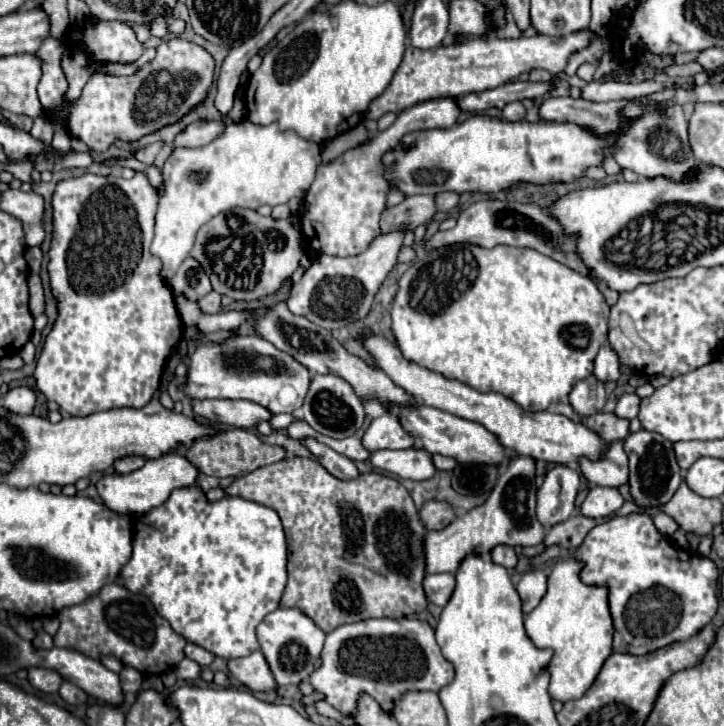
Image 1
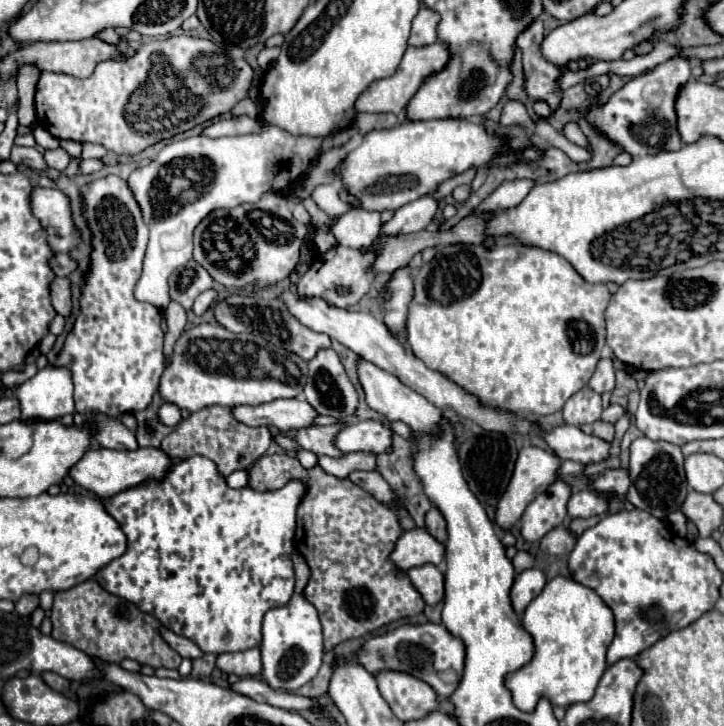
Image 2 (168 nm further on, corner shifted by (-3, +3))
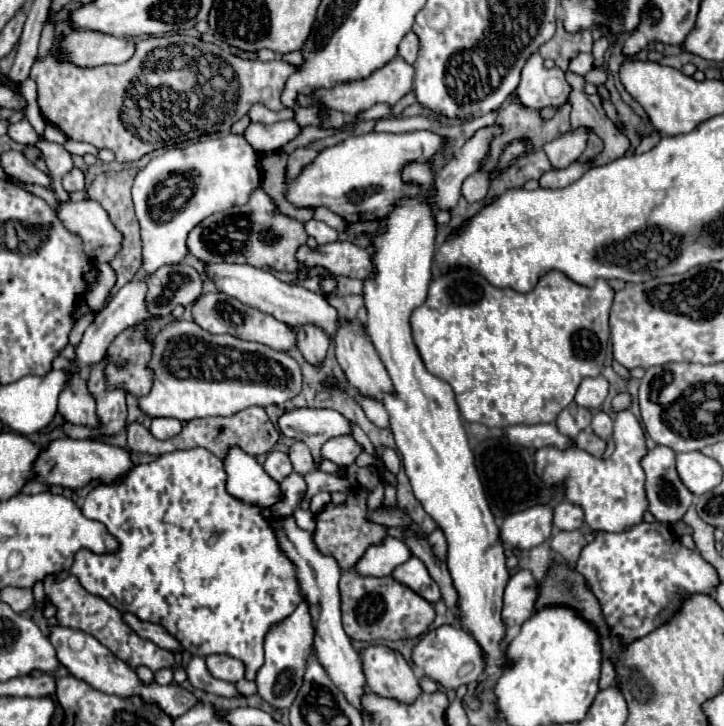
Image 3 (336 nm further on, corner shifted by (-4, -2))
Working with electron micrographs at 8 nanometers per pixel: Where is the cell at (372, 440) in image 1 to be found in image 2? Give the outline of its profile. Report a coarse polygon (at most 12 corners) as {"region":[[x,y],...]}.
{"region":[[379,421],[341,429],[333,443],[341,453],[391,445],[391,431]]}

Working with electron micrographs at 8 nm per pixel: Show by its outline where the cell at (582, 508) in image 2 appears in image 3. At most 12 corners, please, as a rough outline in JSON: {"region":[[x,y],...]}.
{"region":[[564,500],[554,508],[558,530],[584,524],[584,510]]}

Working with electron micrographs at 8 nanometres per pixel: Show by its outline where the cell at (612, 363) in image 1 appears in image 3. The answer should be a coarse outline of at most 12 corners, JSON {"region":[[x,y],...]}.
{"region":[[604,376],[584,378],[574,402],[598,408],[608,396]]}

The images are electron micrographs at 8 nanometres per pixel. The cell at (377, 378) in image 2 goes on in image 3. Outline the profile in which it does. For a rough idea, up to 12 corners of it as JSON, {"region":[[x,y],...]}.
{"region":[[358,320],[338,330],[336,358],[368,398],[392,382]]}

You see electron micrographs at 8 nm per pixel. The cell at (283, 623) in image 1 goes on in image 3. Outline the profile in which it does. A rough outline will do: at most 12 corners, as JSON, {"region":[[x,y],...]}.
{"region":[[308,600],[268,630],[258,696],[290,708],[314,650]]}

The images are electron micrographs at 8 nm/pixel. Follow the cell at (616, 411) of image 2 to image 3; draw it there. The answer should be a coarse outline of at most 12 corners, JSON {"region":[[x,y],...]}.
{"region":[[598,412],[592,418],[592,430],[600,438],[612,436],[610,414]]}

